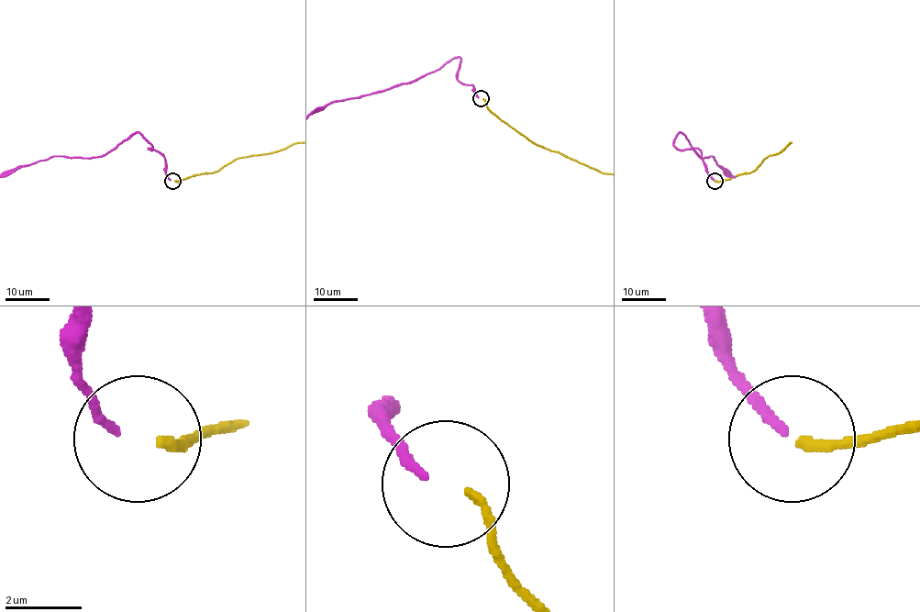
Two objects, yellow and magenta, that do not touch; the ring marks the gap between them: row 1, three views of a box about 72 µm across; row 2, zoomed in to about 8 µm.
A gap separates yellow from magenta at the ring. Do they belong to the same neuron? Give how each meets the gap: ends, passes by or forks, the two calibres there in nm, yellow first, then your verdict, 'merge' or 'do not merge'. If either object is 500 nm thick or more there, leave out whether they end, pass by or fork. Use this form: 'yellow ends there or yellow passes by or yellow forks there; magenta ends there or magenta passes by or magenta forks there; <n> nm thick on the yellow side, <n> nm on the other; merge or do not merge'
yellow ends there; magenta ends there; 240 nm thick on the yellow side, 240 nm on the other; merge

